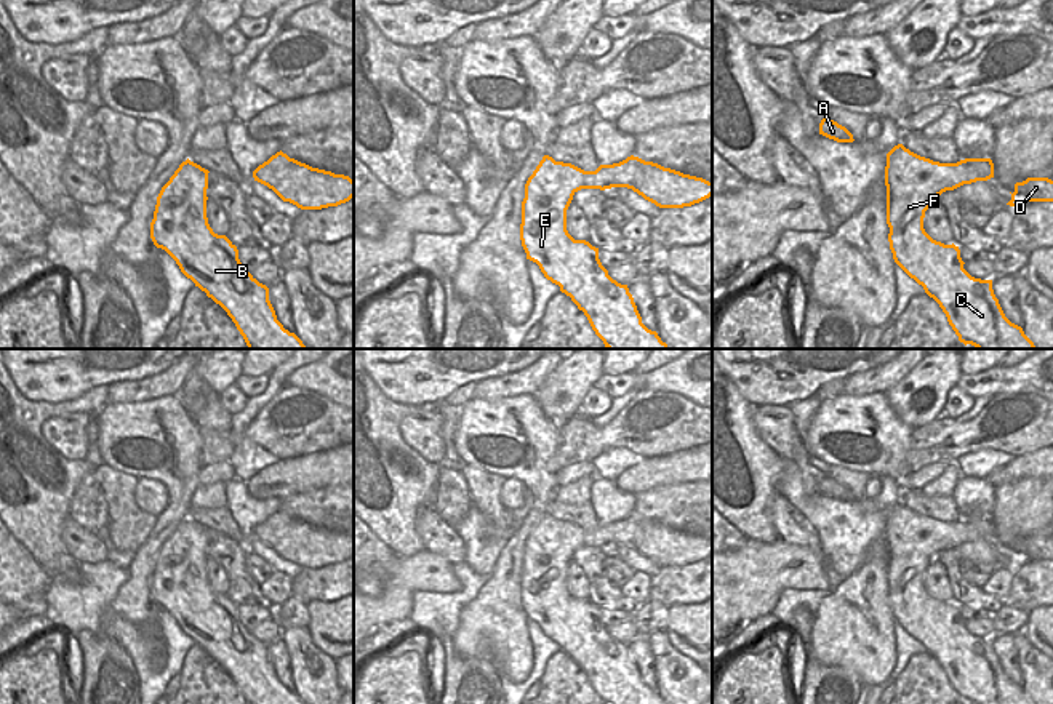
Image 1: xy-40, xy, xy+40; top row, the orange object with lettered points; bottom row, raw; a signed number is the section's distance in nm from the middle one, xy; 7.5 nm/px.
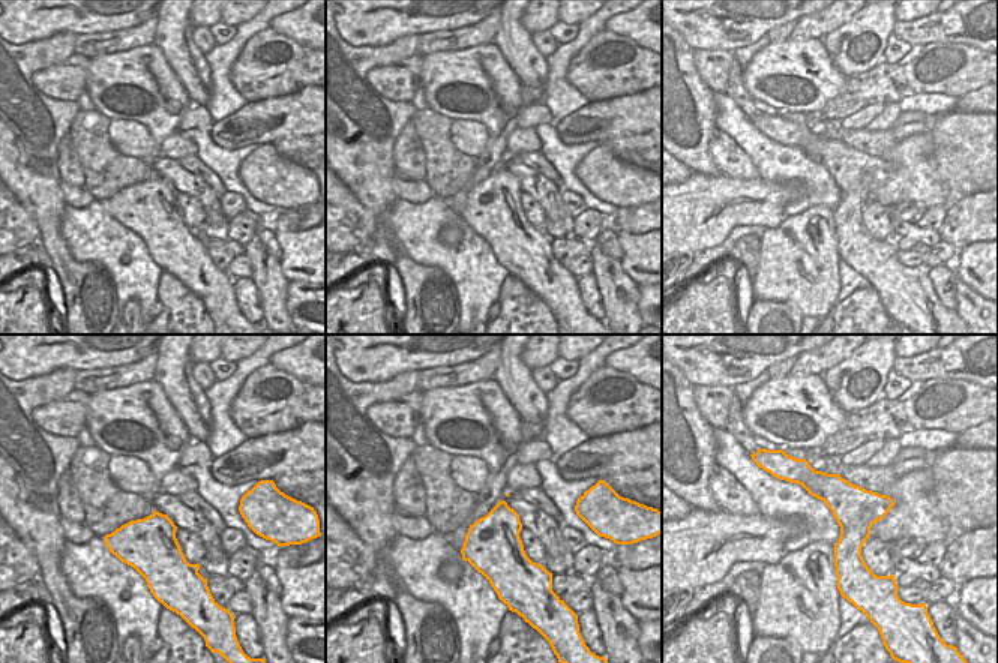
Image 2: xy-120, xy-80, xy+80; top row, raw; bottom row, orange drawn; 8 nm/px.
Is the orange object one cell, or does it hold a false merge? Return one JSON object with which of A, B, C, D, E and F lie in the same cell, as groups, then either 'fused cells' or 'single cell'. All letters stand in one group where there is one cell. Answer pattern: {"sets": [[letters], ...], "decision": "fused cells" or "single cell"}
{"sets": [["A", "B", "C", "D", "E", "F"]], "decision": "single cell"}

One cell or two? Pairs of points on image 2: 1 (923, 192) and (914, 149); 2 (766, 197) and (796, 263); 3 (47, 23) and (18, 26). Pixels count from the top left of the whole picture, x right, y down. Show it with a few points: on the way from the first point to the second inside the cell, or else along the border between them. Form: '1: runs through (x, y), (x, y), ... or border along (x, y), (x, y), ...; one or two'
1: runs through (916, 182), (914, 159); one
2: border along (785, 216), (767, 230); two
3: runs through (39, 23), (26, 23); one

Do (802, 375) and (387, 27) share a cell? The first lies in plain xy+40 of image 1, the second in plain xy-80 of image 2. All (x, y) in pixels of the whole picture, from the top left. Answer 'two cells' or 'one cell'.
one cell

